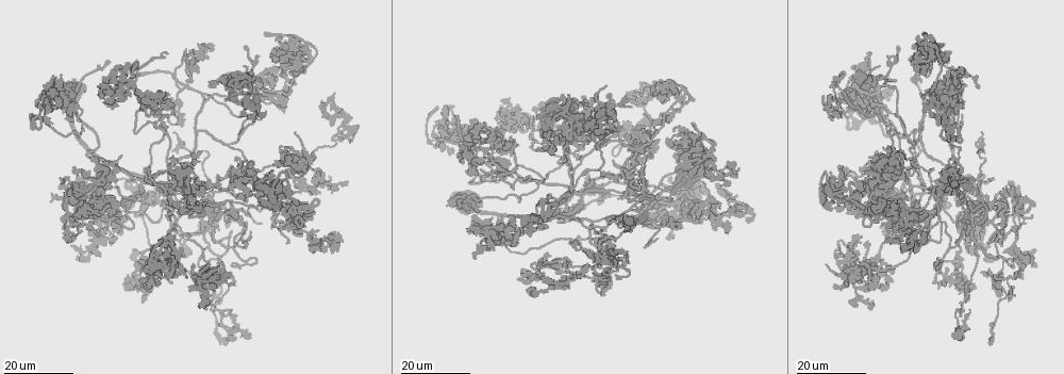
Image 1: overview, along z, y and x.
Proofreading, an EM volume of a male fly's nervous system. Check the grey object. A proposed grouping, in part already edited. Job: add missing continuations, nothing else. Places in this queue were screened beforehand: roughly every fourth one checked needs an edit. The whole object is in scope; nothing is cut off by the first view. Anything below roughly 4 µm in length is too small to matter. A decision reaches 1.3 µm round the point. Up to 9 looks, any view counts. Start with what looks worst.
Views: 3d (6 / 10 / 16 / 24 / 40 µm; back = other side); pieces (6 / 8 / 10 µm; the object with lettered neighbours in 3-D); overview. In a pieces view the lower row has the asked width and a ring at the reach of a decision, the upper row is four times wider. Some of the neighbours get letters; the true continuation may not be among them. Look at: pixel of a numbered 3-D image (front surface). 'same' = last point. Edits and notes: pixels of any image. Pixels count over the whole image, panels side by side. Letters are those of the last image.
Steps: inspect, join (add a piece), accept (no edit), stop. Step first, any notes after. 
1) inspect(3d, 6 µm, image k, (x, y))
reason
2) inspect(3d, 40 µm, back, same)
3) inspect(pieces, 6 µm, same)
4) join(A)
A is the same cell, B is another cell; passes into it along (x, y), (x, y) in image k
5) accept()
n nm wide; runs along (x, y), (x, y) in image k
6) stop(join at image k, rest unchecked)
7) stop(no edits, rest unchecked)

inspect(3d, 24 µm, image 1, (880, 65))
branch stops here

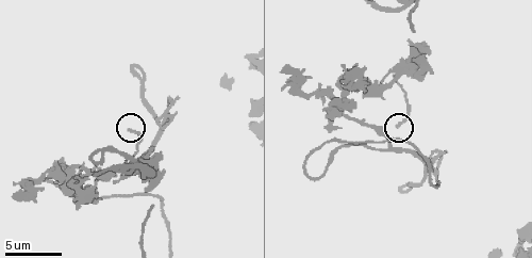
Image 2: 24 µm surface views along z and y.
inspect(pieces, 8 µm, image 2, (129, 131))

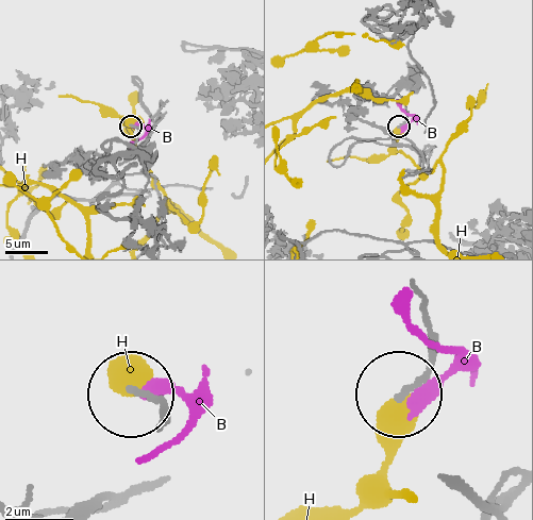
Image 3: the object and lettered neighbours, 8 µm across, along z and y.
accept()
170 nm wide; B and H are other cells; none of them fits

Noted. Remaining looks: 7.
inspect(3d, 16 µm, image 1, (674, 169))
free end

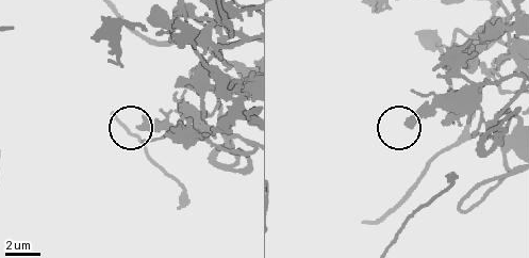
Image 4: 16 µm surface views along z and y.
inspect(pieces, 8 µm, image 4, (408, 126))
see the neighbours

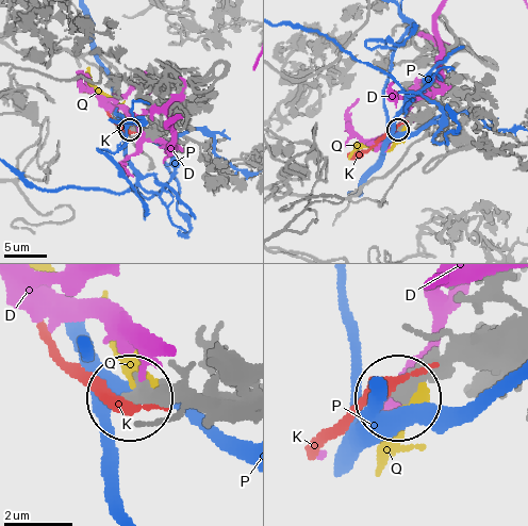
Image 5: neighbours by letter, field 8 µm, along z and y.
accept()
D, K, P and Q are other cells; runs along (513, 366), (452, 358), (403, 398) in image 5; no lettered piece goes on from it

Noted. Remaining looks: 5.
inspect(3d, 24 µm, image 1, (893, 172))

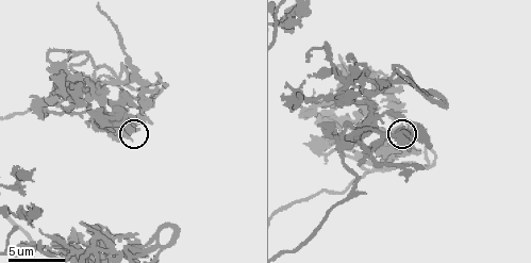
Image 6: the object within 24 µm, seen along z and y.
inspect(pieces, 8 µm, image 6, (137, 131))

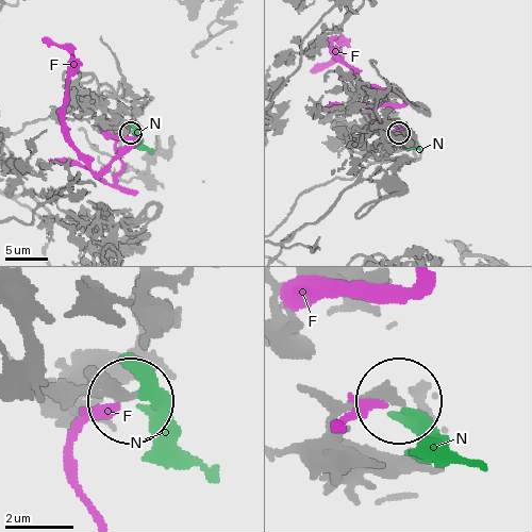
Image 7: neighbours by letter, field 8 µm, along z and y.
accept()
F and N are other cells; no lettered piece goes on from it

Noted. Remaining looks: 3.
inspect(3d, 16 µm, image 1, (307, 215))

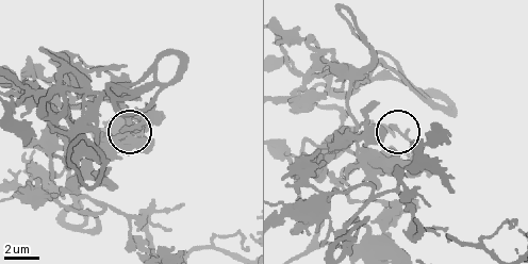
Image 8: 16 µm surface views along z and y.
inspect(pieces, 10 µm, image 8, (392, 124))

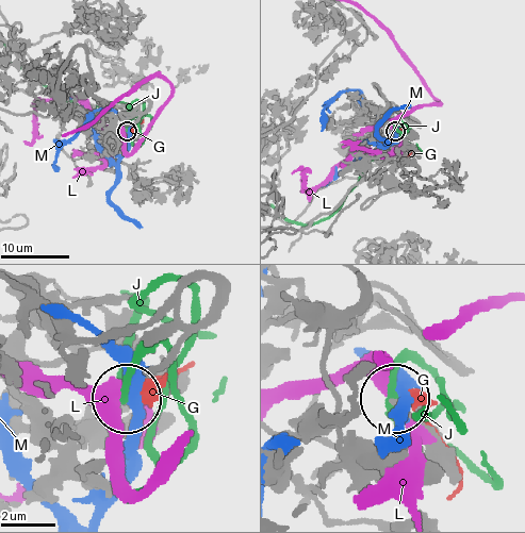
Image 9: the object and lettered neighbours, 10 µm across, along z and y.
accept()
G, J, L and M are other cells; no lettered piece goes on from it

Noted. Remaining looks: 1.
stop(no edits, rest unchecked)

